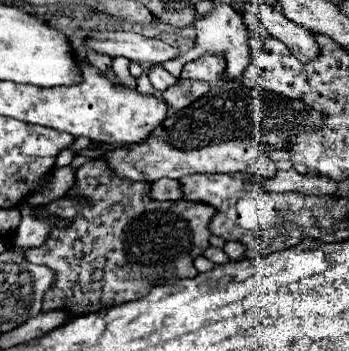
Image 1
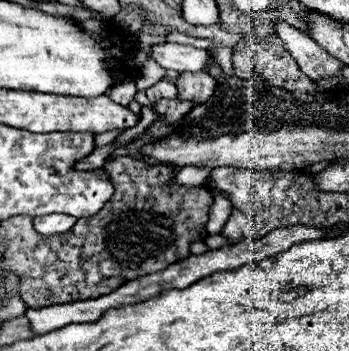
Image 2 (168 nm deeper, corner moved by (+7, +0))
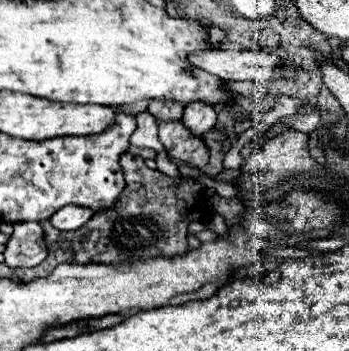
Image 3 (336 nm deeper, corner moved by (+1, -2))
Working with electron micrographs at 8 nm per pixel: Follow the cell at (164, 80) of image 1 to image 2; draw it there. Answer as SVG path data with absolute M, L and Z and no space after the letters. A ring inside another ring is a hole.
M162 80L162 82L154 84L152 88L148 88L146 96L148 96L148 100L152 104L156 104L160 98L176 98L176 86L170 84L170 82L166 82L166 80Z

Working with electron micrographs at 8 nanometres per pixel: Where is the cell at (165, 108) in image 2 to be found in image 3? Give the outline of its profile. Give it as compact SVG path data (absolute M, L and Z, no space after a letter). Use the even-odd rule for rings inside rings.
M182 120L160 122L160 142L166 152L190 166L202 168L208 162L208 148L196 138Z

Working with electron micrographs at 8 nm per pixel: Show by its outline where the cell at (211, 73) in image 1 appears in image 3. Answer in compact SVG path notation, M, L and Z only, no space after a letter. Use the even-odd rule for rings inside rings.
M190 102L186 104L186 110L184 110L184 122L186 126L190 126L194 130L194 134L204 134L208 132L214 124L216 124L216 110L212 104L208 102Z

